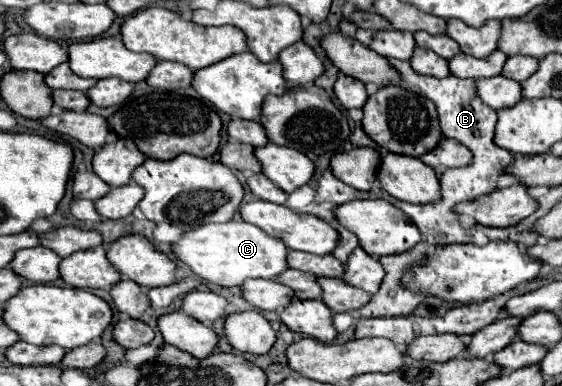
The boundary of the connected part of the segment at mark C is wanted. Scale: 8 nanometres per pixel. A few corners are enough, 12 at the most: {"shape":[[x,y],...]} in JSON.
{"shape":[[242,220],[184,232],[172,252],[200,280],[240,286],[290,250]]}

